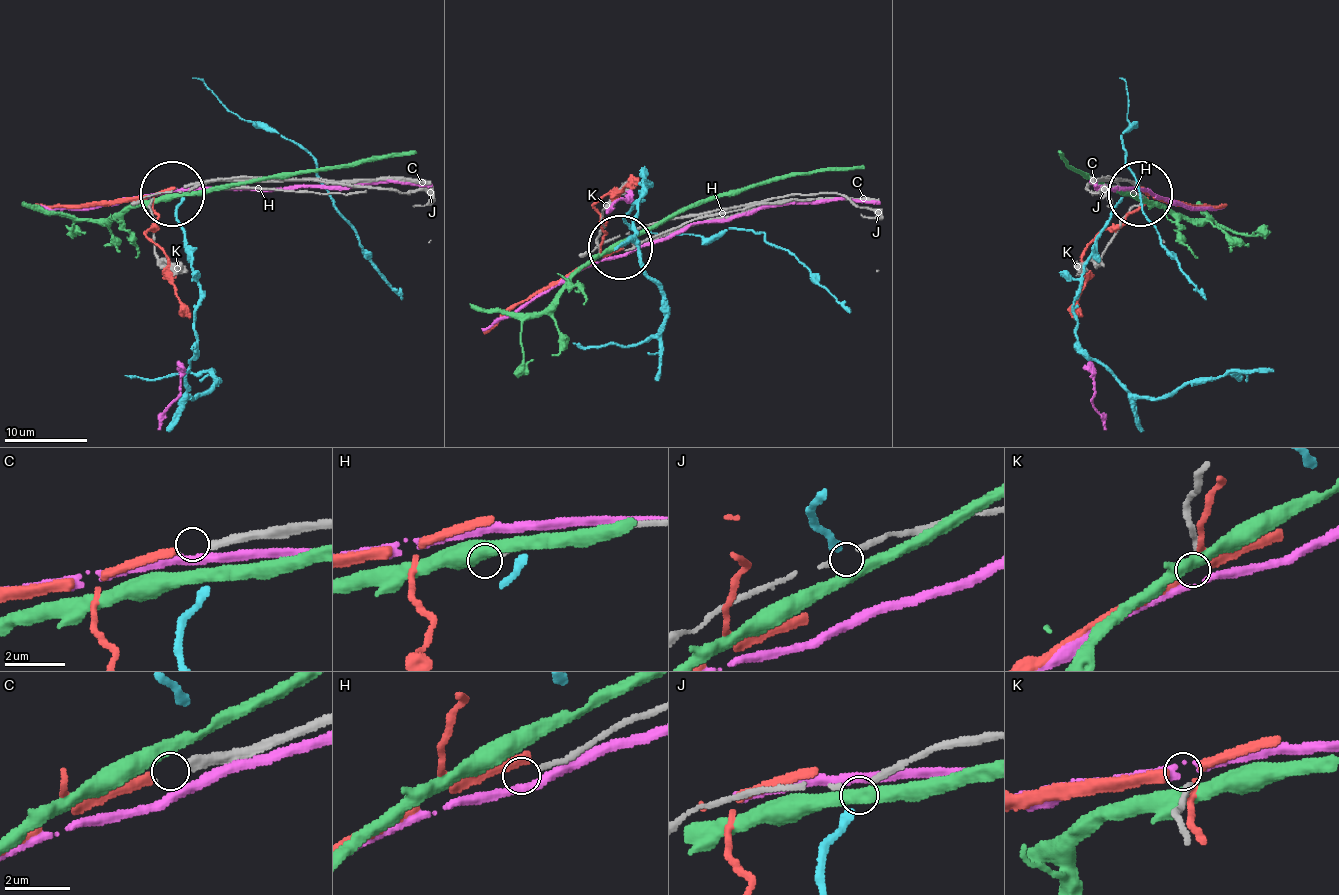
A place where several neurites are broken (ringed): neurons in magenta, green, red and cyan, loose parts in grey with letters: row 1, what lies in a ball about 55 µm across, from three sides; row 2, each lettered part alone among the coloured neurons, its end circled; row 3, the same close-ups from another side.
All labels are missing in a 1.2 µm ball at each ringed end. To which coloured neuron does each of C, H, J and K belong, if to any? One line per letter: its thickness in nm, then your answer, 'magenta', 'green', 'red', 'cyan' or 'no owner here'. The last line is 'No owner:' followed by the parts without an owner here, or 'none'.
C: calibre 280 nm; red
H: calibre 140 nm; no owner here
J: calibre 70 nm; cyan
K: calibre 200 nm; magenta
No owner: H

